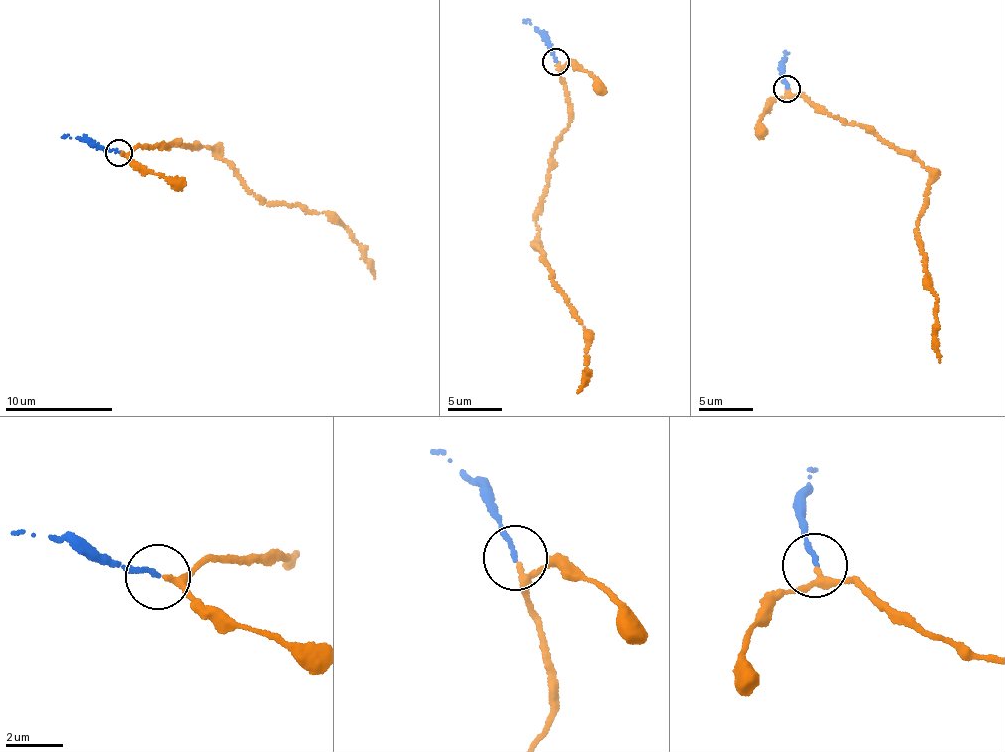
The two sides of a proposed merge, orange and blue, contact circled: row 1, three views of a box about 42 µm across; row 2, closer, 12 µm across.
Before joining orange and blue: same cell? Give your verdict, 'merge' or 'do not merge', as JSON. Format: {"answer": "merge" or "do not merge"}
{"answer": "merge"}

